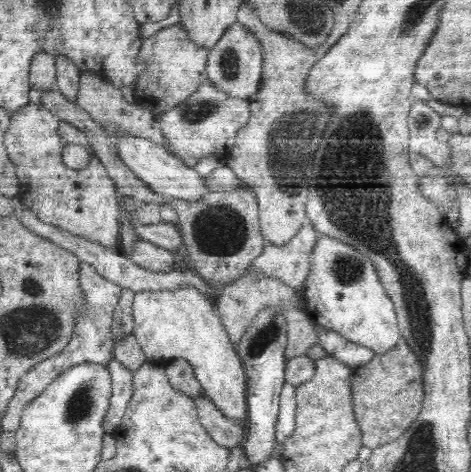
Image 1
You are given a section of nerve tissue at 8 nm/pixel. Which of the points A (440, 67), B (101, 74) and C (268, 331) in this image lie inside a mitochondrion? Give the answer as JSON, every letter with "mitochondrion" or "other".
{"A":"other","B":"other","C":"mitochondrion"}

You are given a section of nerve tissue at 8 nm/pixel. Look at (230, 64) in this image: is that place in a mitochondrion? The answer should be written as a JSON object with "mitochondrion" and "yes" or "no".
{"mitochondrion":"yes"}

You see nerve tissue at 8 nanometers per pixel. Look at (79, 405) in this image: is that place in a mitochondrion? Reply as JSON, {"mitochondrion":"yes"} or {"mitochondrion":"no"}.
{"mitochondrion":"yes"}

